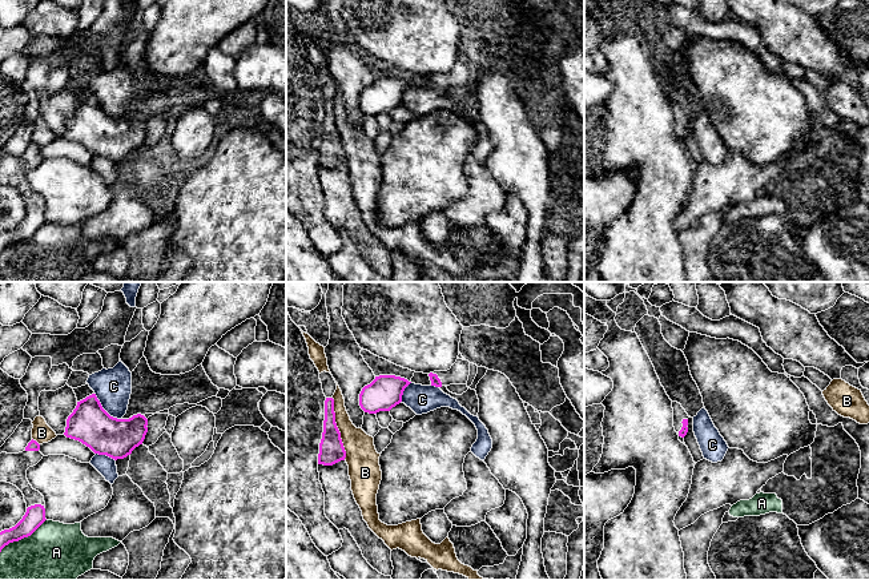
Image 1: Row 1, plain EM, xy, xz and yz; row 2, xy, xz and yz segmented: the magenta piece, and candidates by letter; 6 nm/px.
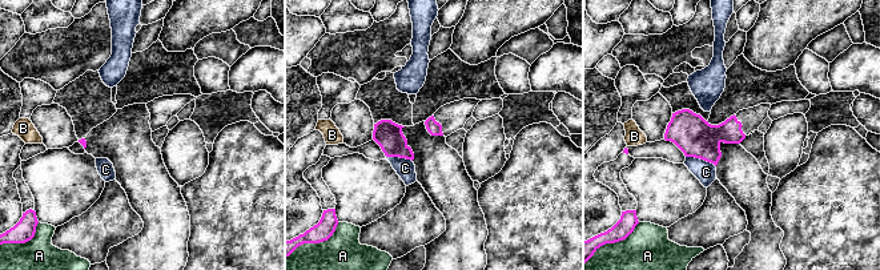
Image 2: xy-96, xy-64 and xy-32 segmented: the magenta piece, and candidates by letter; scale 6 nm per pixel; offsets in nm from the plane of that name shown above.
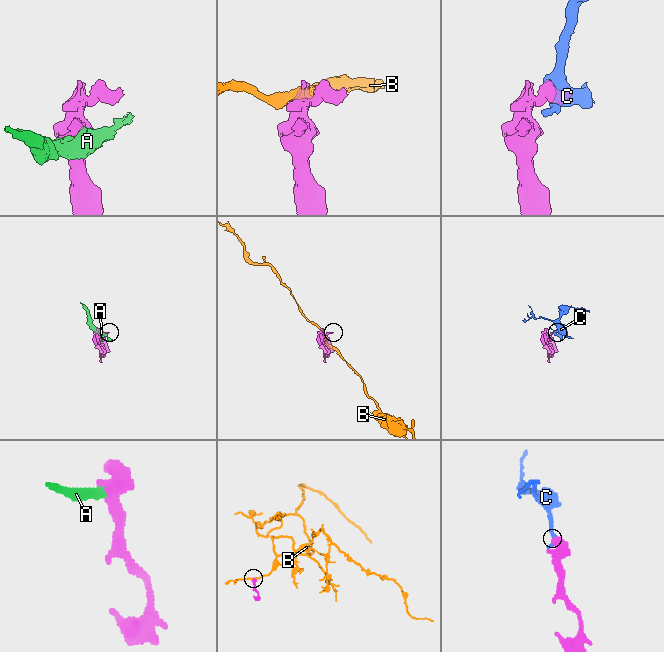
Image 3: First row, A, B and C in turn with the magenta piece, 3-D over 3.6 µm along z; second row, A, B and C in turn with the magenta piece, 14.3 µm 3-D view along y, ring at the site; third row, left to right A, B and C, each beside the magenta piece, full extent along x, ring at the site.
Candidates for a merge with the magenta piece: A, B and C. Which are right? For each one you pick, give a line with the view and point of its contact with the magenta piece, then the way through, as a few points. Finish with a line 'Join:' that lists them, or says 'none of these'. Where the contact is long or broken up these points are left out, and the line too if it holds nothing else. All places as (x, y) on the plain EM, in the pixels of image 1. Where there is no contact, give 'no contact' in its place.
Join: none of these

